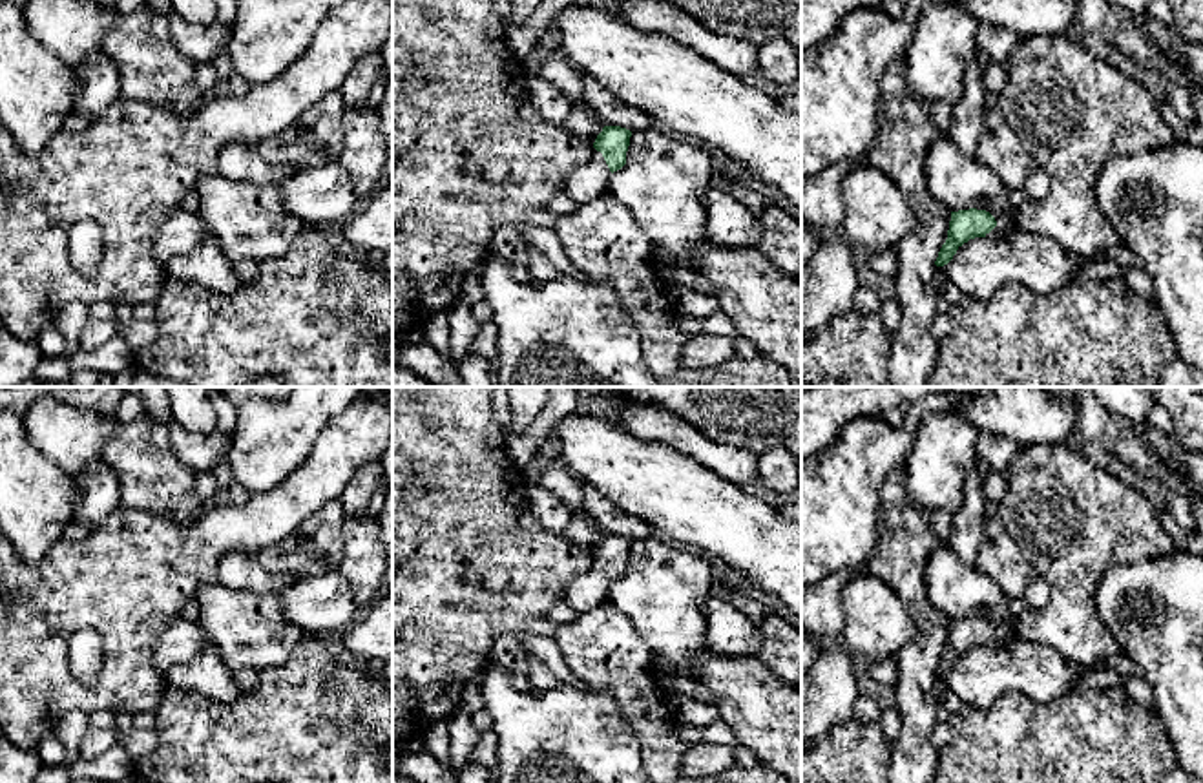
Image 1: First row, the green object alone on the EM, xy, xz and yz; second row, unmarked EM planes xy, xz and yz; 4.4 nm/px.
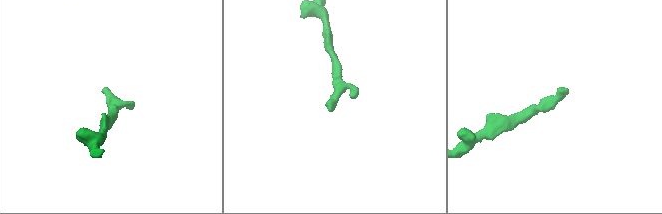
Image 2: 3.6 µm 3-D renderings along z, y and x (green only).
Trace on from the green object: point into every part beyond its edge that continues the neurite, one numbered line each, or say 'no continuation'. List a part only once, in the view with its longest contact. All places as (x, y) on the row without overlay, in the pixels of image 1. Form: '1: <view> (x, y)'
1: xz (586, 592)

